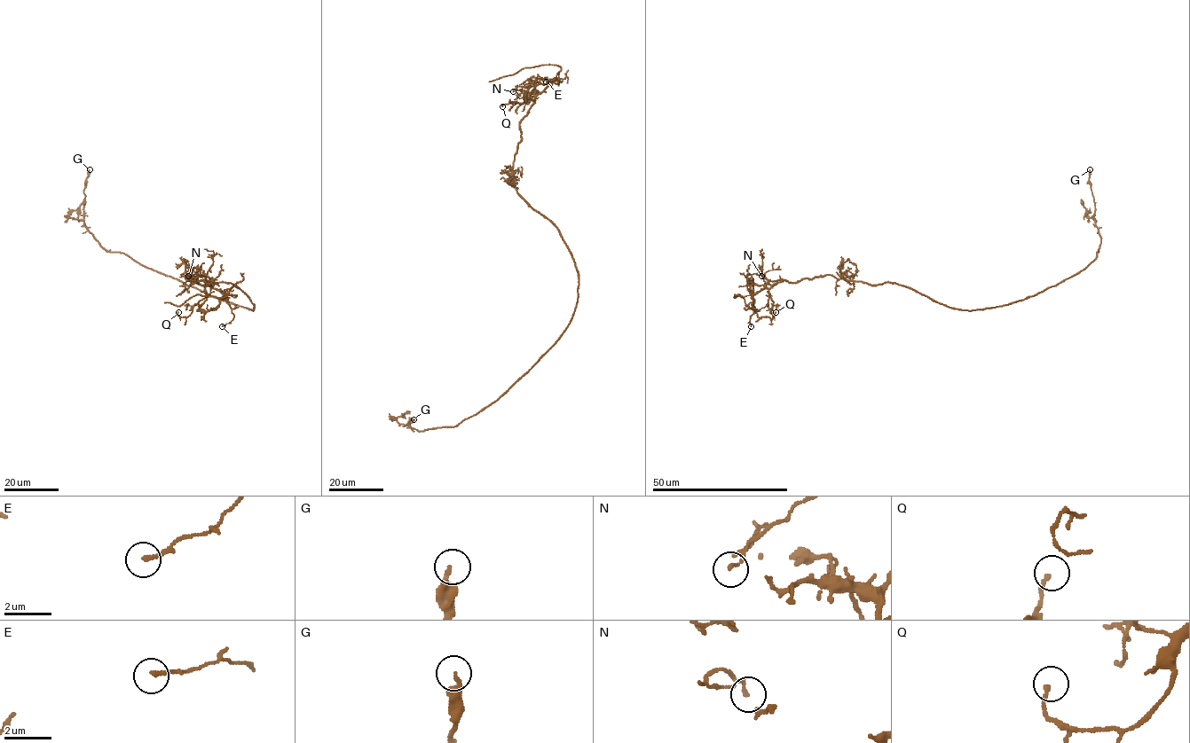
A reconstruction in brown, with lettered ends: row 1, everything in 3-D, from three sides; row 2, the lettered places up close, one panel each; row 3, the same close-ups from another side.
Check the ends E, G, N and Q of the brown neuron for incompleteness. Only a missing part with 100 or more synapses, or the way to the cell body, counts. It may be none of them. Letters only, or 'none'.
none

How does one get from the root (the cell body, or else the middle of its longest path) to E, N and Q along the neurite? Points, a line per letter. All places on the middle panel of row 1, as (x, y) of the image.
E: (578, 270), (560, 231), (519, 195), (513, 181), (519, 121), (549, 82), (558, 82), (546, 82)
N: (578, 270), (560, 231), (516, 190), (519, 121), (535, 100), (536, 78), (513, 91)
Q: (578, 270), (560, 231), (519, 195), (513, 181), (514, 155), (521, 139), (519, 121), (534, 99), (502, 106)

